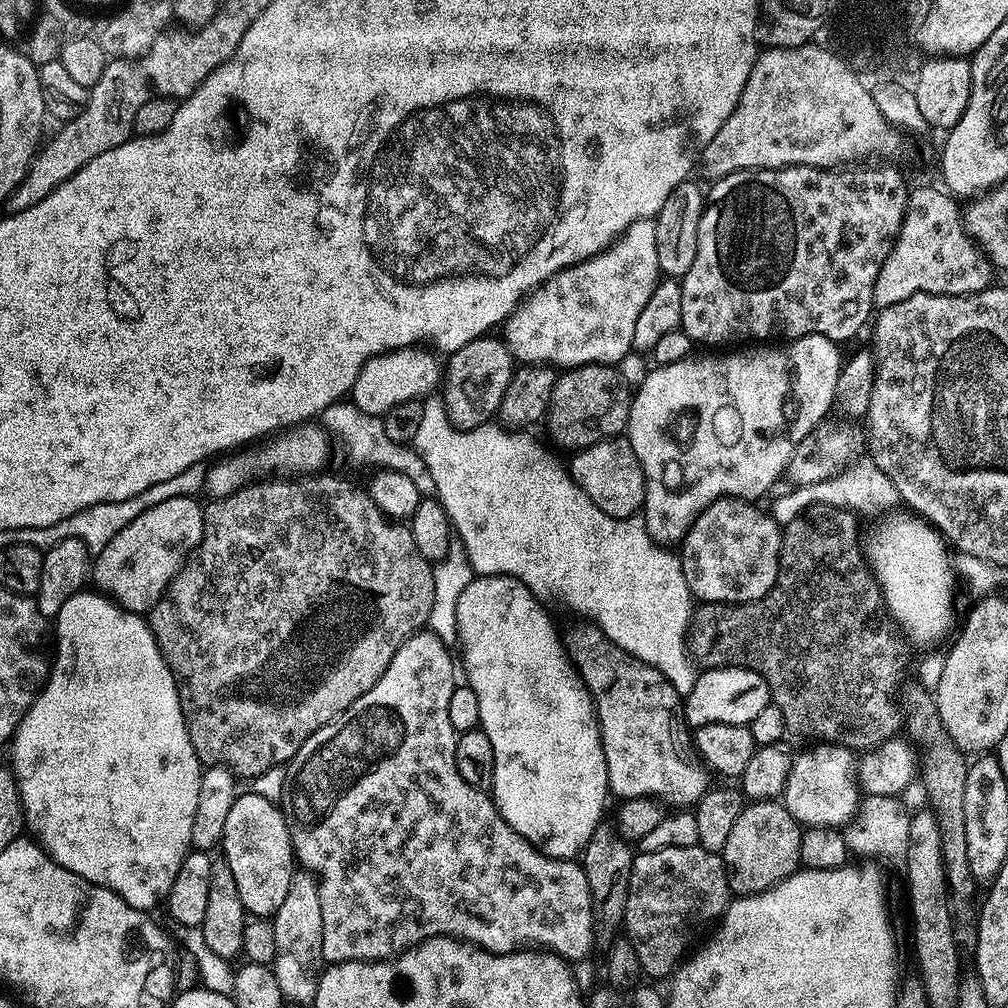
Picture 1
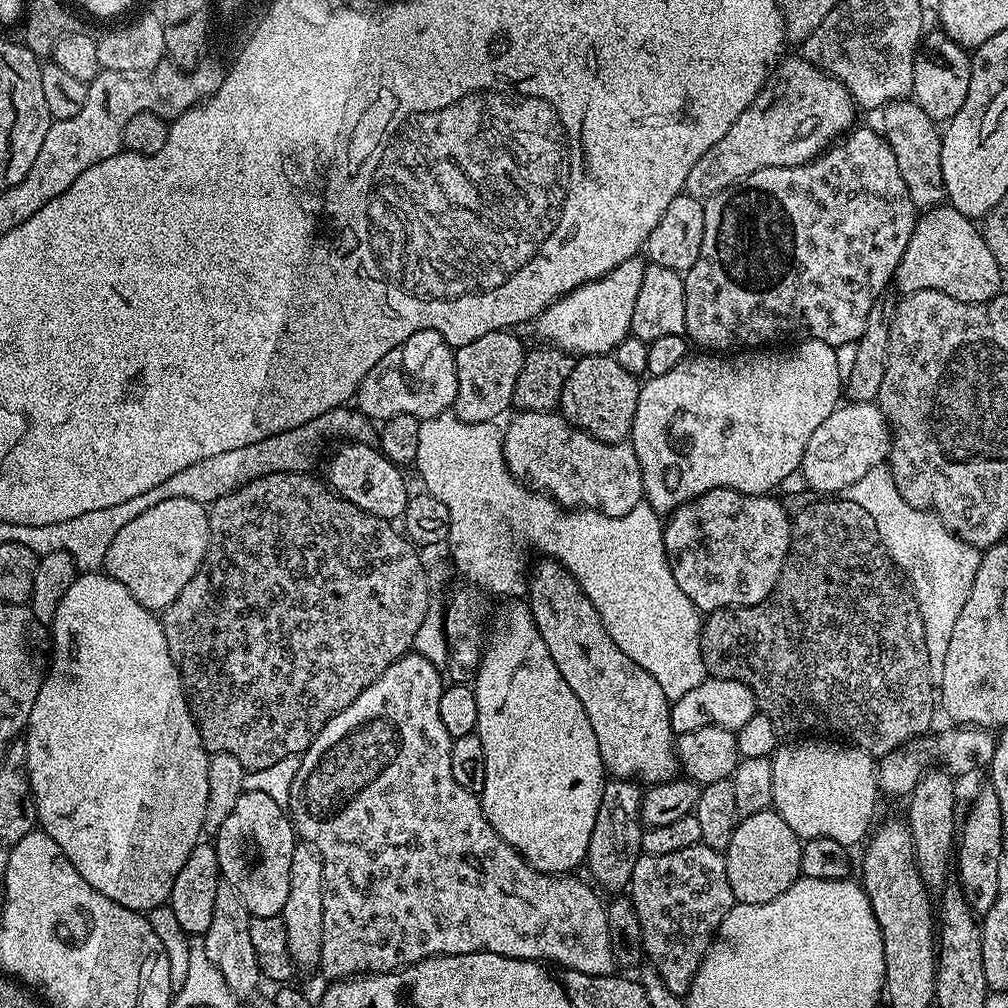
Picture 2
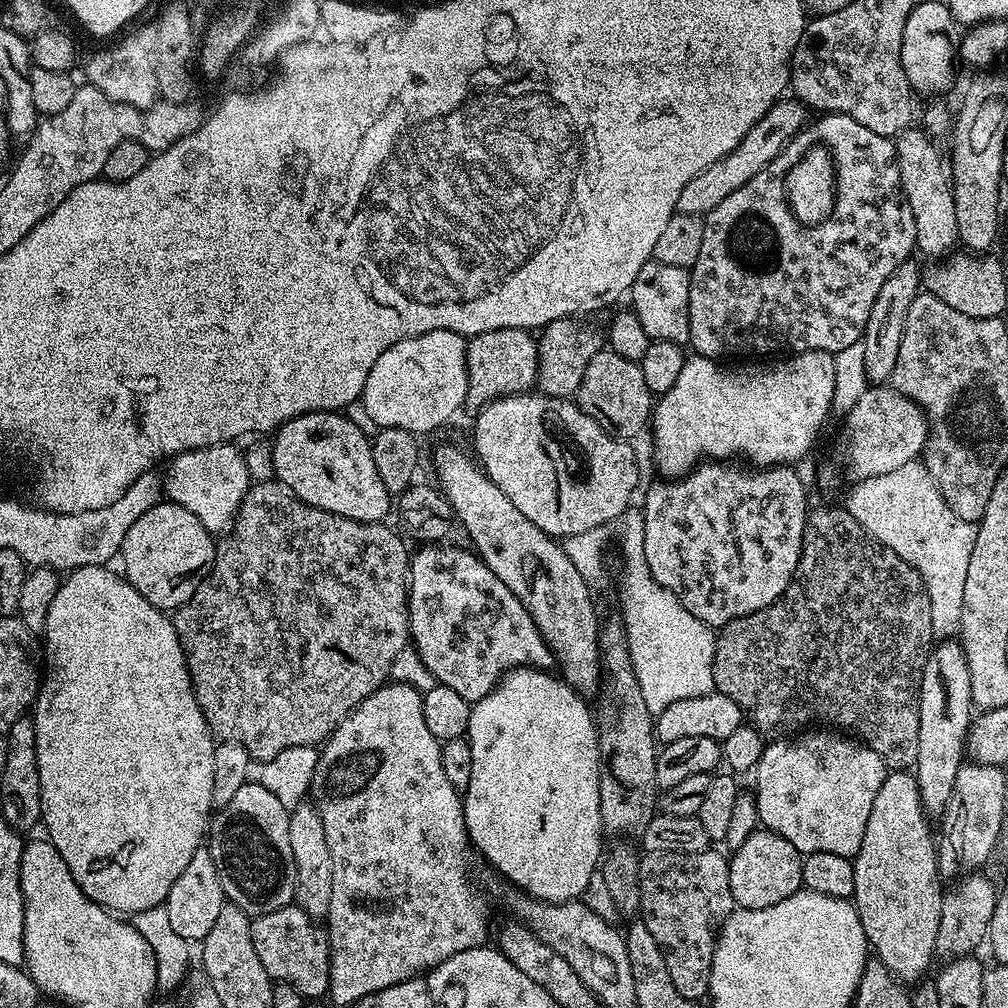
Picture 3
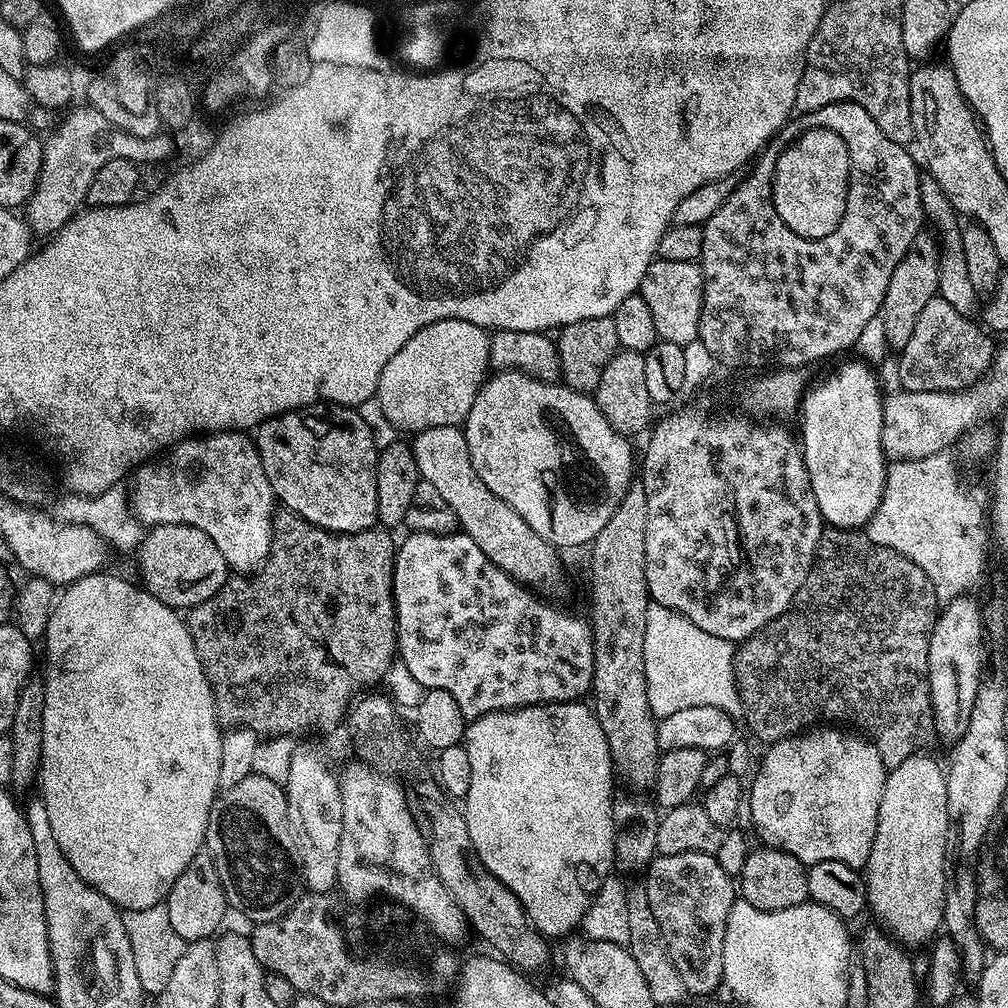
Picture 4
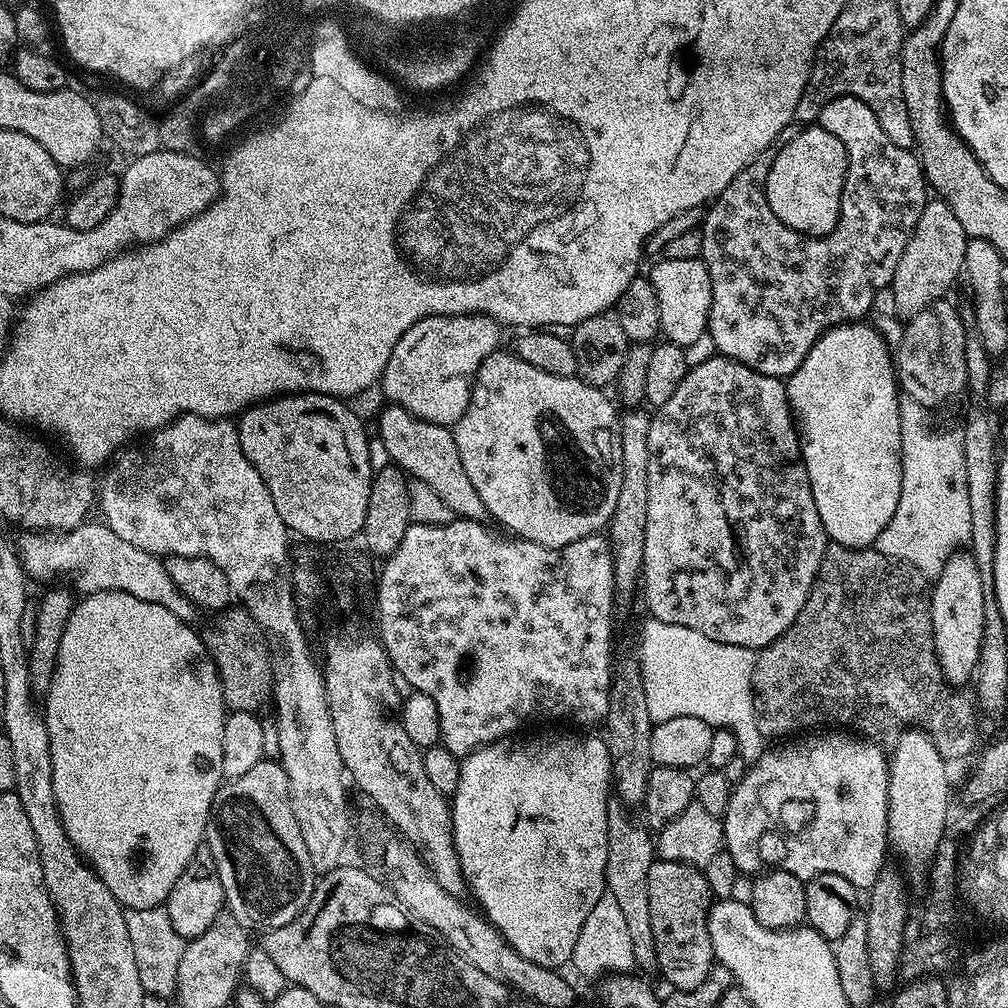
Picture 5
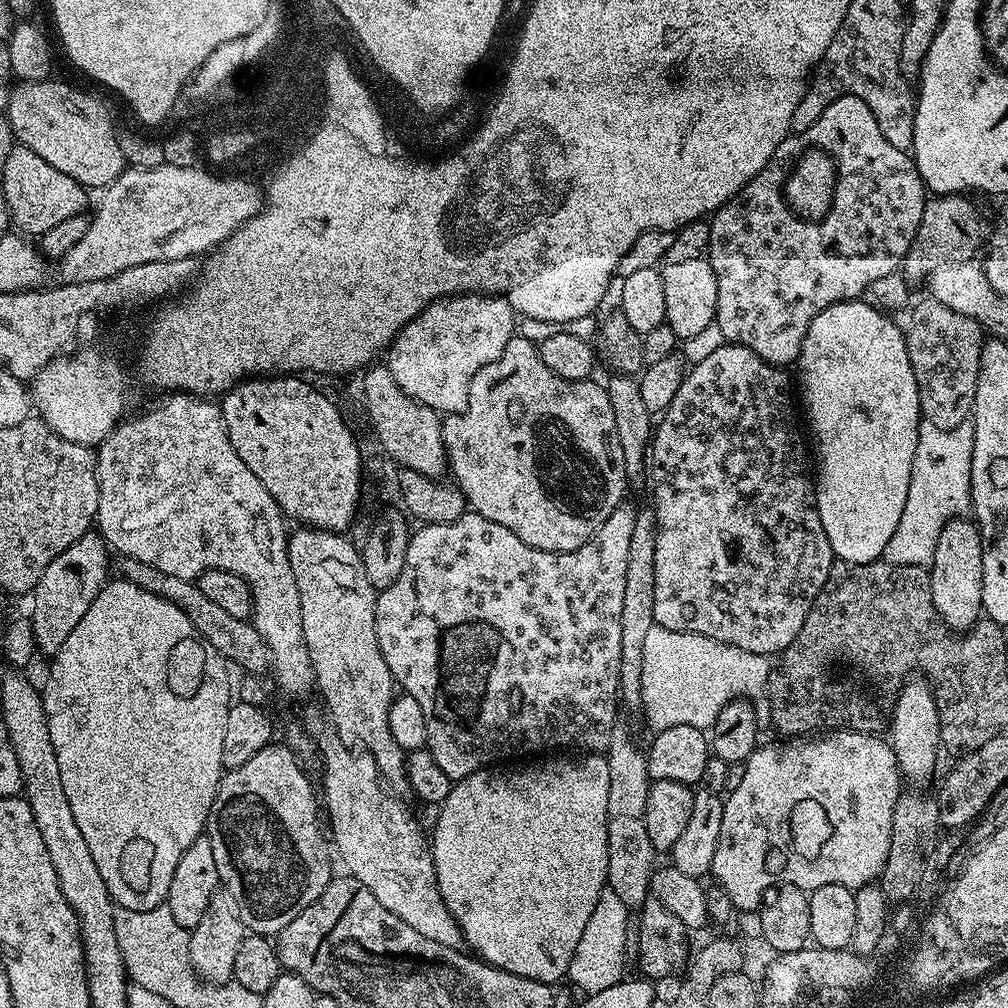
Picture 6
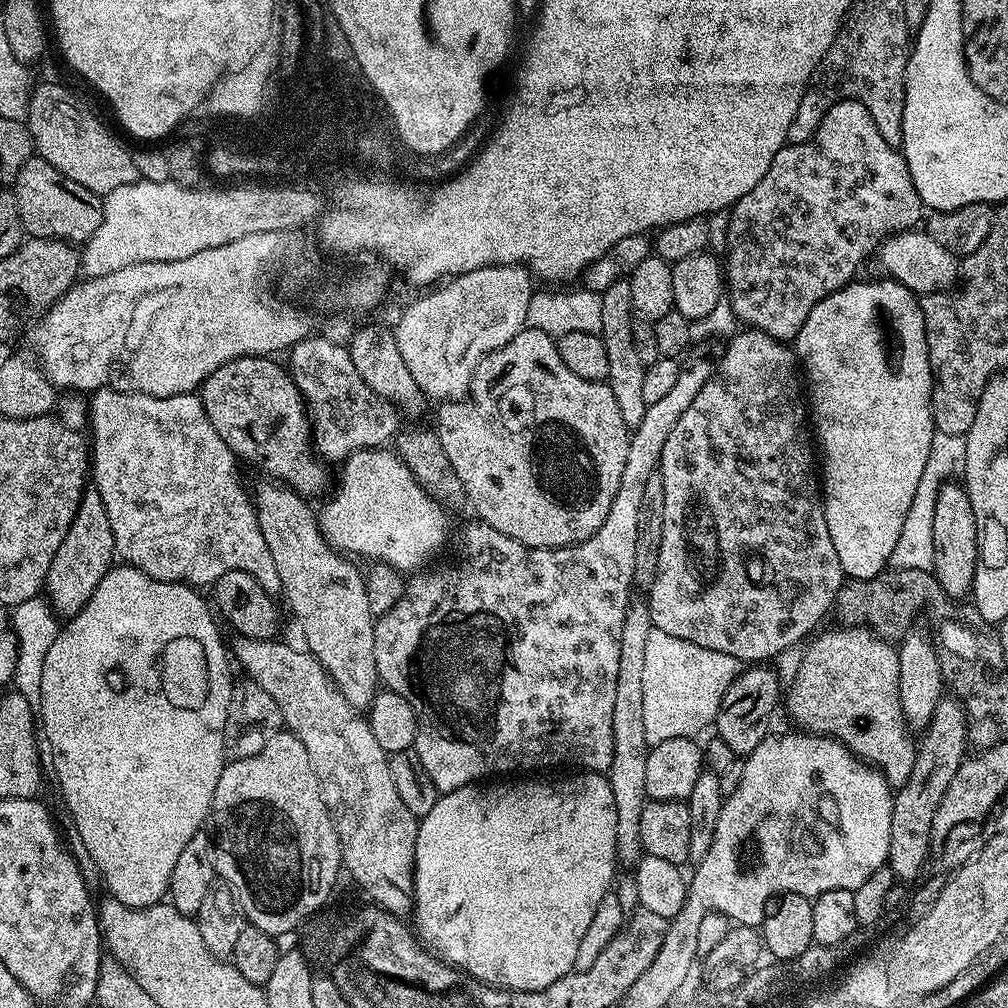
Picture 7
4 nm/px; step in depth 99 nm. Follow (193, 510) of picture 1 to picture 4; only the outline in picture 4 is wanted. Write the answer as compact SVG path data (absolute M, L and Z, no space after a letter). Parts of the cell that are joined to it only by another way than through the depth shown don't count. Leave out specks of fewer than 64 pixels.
M157 524L147 529L138 545L140 576L144 591L166 606L187 610L214 598L230 578L230 569L222 550L210 542L210 534L202 534L185 524Z

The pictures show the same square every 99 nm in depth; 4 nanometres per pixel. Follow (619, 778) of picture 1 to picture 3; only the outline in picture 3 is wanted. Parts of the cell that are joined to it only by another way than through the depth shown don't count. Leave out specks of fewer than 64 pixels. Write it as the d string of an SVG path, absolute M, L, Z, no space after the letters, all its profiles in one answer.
M452 444L440 445L432 456L438 487L450 502L455 519L464 523L472 539L471 547L480 559L506 582L510 594L514 594L514 598L526 606L530 618L534 618L534 626L538 626L558 668L560 664L559 675L564 683L571 684L581 694L599 689L602 684L602 620L596 617L589 581L578 574L578 566L570 562L563 543L538 530L538 526L494 486L479 463L469 453L468 456Z

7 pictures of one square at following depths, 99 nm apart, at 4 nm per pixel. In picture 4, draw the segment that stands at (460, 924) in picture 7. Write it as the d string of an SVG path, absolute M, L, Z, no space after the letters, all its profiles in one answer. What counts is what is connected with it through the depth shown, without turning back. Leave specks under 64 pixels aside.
M573 702L571 704L534 704L526 708L513 708L511 712L491 712L471 721L465 727L462 741L466 754L470 756L470 790L462 801L462 811L466 830L470 834L470 842L476 851L476 857L486 866L486 870L508 887L524 912L532 927L545 938L552 936L567 937L581 927L583 916L594 902L602 882L613 871L612 864L617 863L615 854L615 820L612 817L612 780L614 769L612 755L608 746L606 734L602 734L602 726L598 722L595 711L587 703Z

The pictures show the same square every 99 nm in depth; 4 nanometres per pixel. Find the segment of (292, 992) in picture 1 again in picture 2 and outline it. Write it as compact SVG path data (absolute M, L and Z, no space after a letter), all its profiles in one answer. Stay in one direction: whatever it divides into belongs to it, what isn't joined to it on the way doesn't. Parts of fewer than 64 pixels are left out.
M297 843L290 858L290 894L282 919L286 926L286 946L289 961L297 969L315 969L322 954L322 894L324 893L324 861L311 844Z

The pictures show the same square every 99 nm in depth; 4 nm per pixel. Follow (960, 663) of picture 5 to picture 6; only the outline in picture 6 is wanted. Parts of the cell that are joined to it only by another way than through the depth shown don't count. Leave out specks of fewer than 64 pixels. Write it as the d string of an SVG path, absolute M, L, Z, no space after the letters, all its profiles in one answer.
M968 518L951 520L938 536L938 546L934 548L934 558L930 565L930 590L934 598L937 614L952 630L971 630L981 619L982 602L982 558L986 540L980 537L977 525Z

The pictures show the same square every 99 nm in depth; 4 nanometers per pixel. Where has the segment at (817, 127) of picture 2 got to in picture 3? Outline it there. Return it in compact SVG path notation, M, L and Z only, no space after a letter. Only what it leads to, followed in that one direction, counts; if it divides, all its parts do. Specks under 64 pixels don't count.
M795 98L777 100L774 107L757 124L750 126L746 138L742 138L742 142L737 148L730 150L726 158L714 162L714 166L706 166L702 174L694 174L694 178L690 178L686 186L682 186L682 194L678 194L676 212L694 214L703 218L710 210L714 210L714 206L718 206L718 202L730 198L734 190L746 186L746 182L750 182L754 174L758 174L773 163L779 157L781 150L799 137L806 124L804 112L806 113L805 105Z

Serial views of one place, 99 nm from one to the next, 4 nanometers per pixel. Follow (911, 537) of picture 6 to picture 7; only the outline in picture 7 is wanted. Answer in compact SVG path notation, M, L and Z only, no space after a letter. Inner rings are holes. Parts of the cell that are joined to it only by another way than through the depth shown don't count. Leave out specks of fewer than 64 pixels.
M936 431L930 442L926 470L922 470L922 478L918 478L918 490L914 490L914 502L910 502L910 510L906 510L906 522L902 522L898 542L894 542L894 550L890 550L889 569L923 572L931 569L934 562L934 502L938 502L938 490L941 486L963 477L965 466L966 435L942 434ZM904 536L908 536L908 540L904 540ZM916 556L920 556L920 560L916 560ZM912 560L916 560L916 564L912 564Z

